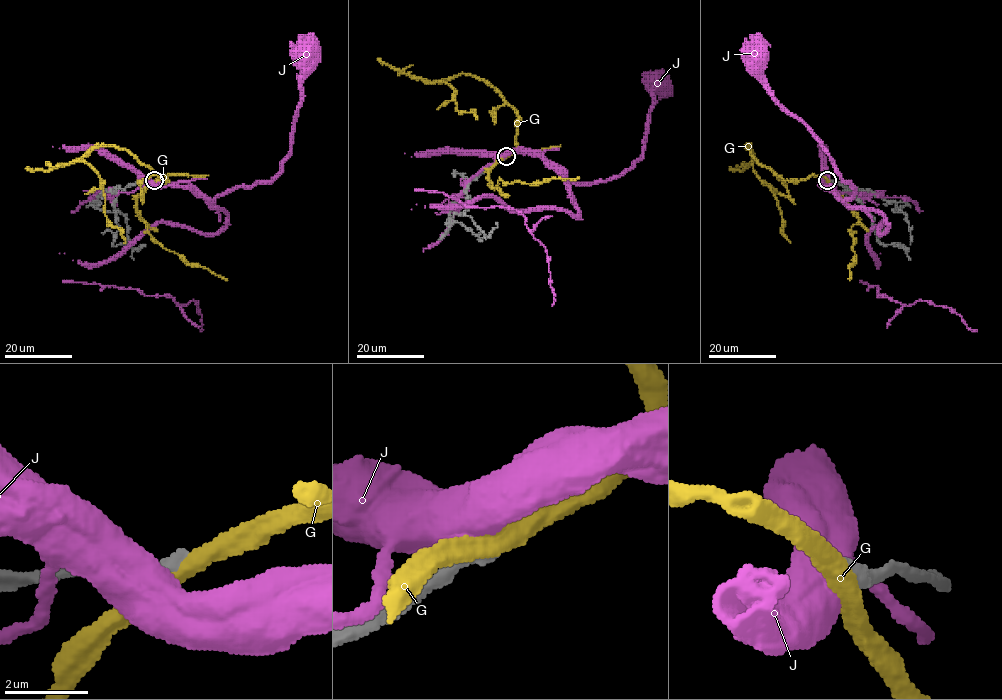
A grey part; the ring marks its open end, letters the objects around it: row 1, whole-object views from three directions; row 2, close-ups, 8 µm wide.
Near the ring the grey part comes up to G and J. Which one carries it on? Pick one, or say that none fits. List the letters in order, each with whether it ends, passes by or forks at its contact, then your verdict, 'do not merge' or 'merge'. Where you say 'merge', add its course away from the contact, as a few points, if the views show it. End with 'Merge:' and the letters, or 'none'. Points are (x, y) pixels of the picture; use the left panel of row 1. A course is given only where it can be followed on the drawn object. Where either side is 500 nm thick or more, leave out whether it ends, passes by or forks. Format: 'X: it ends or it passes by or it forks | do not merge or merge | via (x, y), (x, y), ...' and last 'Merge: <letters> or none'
G: do not merge
J: do not merge
Merge: none

